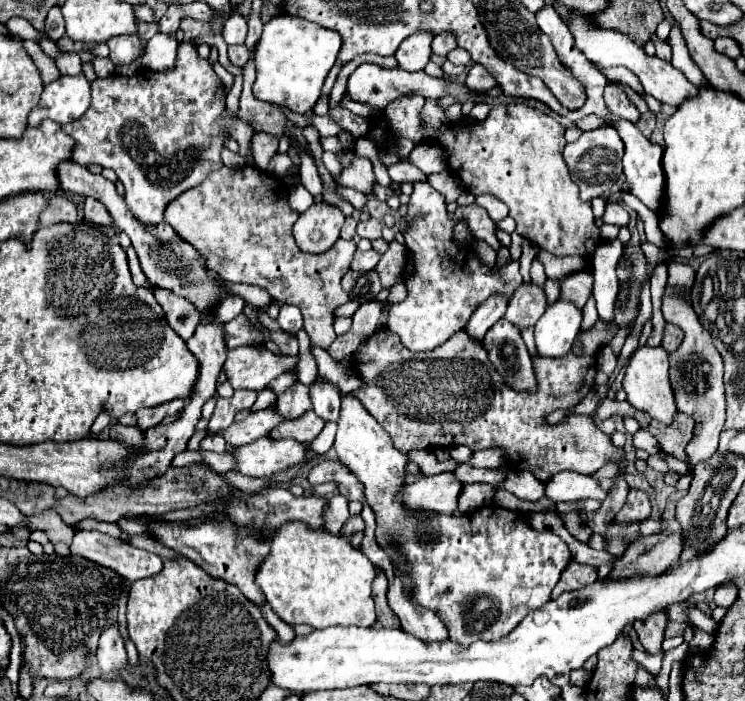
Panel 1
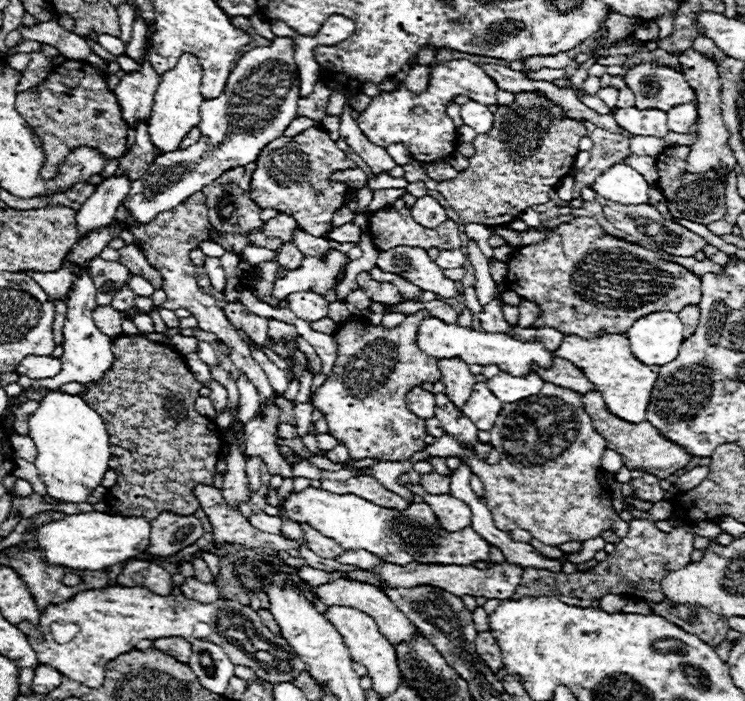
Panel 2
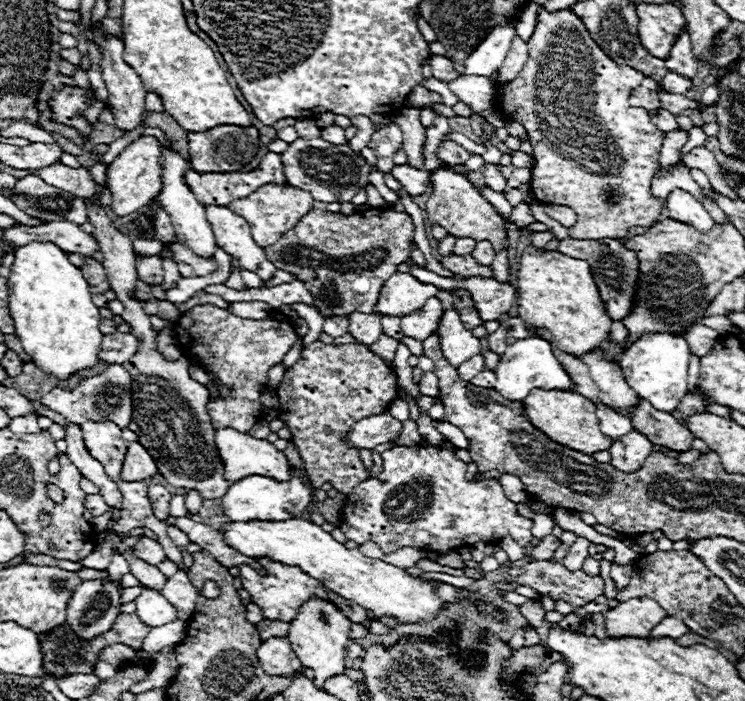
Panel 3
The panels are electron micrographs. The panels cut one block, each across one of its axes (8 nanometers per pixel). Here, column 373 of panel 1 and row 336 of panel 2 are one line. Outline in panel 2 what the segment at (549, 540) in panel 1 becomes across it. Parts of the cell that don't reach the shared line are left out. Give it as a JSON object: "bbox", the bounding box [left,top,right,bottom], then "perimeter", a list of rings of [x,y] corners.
{"bbox":[416,316,552,376],"perimeter":[[[434,316],[424,318],[420,322],[416,344],[418,344],[418,348],[422,348],[432,358],[458,356],[458,358],[466,360],[468,364],[482,364],[482,366],[498,364],[502,370],[514,372],[516,376],[532,370],[530,362],[536,362],[540,366],[552,364],[552,354],[546,352],[540,342],[526,344],[526,342],[518,342],[518,340],[510,338],[508,334],[490,334],[490,332],[484,332],[484,330],[472,330],[472,328],[464,328],[464,326],[458,326],[458,324],[446,324],[442,320],[434,318]]]}

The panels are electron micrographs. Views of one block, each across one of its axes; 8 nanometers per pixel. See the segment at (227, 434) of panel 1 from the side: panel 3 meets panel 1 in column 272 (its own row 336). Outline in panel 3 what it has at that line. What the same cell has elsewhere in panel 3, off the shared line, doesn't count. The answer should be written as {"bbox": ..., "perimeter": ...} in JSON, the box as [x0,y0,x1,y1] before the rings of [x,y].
{"bbox":[400,298,442,340],"perimeter":[[[438,298],[426,300],[418,312],[410,312],[400,318],[400,326],[404,336],[410,336],[414,340],[426,340],[436,328],[438,328],[438,318],[442,316],[442,304]]]}

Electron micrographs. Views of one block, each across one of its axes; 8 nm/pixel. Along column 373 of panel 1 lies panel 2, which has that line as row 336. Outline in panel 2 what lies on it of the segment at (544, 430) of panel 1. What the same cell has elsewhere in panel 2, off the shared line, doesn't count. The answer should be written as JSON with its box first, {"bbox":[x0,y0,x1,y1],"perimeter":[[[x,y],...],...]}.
{"bbox":[312,312,440,462],"perimeter":[[[428,312],[408,316],[400,326],[392,330],[370,326],[370,322],[350,322],[336,334],[340,346],[338,358],[326,382],[312,394],[312,406],[324,414],[324,418],[328,420],[328,434],[338,438],[338,442],[350,450],[350,458],[382,458],[386,462],[400,462],[426,446],[426,420],[412,414],[406,406],[406,394],[412,386],[440,380],[436,366],[438,360],[424,354],[416,344],[418,324],[424,316],[428,316]]]}

